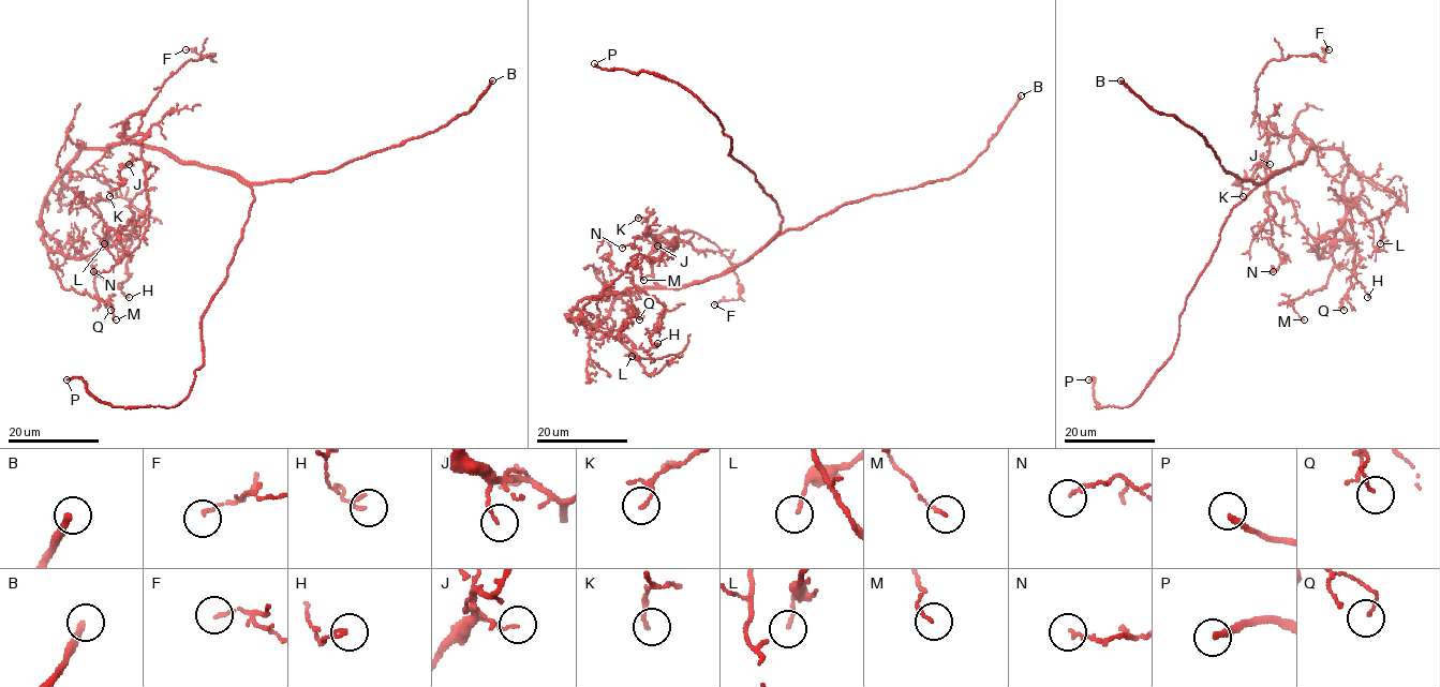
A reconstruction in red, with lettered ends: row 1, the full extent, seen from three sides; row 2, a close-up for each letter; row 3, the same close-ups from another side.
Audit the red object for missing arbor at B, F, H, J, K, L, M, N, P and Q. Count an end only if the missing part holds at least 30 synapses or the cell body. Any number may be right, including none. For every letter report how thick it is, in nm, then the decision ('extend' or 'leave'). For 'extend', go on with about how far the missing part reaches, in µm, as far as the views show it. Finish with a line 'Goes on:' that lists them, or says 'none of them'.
B: 280 nm thick; extend; about 130 µm are missing
F: 120 nm thick; leave
H: 120 nm thick; leave
J: 110 nm thick; leave
K: 130 nm thick; leave
L: 130 nm thick; leave
M: 100 nm thick; leave
N: 140 nm thick; leave
P: 260 nm thick; leave
Q: 110 nm thick; leave
Goes on: B

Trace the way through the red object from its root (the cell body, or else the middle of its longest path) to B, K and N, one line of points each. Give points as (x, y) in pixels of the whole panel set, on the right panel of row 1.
B: (1293, 165), (1270, 175), (1261, 182), (1244, 181), (1220, 164), (1199, 133), (1173, 116), (1149, 108), (1121, 80)
K: (1293, 165), (1305, 158), (1311, 142), (1300, 134), (1271, 135), (1267, 158), (1249, 178), (1238, 180), (1243, 196)
N: (1293, 165), (1311, 142), (1300, 134), (1271, 135), (1267, 218), (1274, 245), (1283, 254), (1273, 271)

